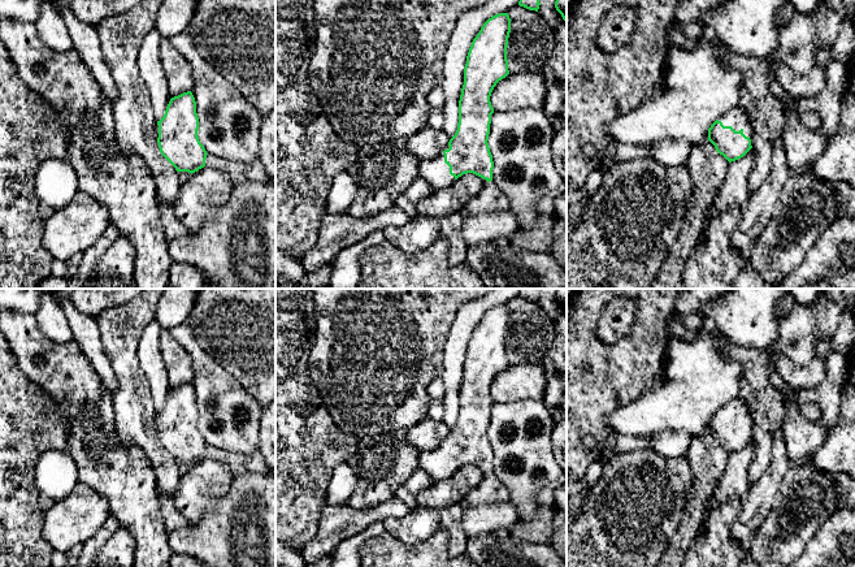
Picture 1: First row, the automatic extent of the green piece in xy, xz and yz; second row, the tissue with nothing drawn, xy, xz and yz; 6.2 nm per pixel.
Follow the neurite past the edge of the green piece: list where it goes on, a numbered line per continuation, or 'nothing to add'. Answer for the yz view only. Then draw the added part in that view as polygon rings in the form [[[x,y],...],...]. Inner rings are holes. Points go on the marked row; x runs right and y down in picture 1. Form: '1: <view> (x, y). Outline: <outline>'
1: yz (736, 117). Outline: [[[739,105],[730,108],[717,120],[721,121],[724,126],[732,126],[735,131],[739,131],[742,129],[746,137],[748,137],[750,139],[752,138],[752,121]]]

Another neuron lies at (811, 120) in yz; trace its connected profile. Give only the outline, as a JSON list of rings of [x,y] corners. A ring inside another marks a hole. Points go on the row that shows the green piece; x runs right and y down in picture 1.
[[[815,112],[802,113],[800,118],[810,130],[819,130],[821,127],[821,120]]]

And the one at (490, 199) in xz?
[[[494,181],[485,182],[482,190],[464,208],[470,215],[504,212],[508,209],[511,209],[511,204]]]

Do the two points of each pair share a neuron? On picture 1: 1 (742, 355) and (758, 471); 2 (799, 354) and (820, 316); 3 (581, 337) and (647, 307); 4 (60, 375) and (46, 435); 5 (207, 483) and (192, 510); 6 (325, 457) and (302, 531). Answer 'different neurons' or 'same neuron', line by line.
1: same neuron
2: same neuron
3: same neuron
4: different neurons
5: same neuron
6: same neuron

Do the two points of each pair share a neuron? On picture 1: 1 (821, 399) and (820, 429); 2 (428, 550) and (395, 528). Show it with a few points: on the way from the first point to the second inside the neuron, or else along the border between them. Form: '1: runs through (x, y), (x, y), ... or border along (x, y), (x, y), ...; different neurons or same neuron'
1: runs through (825, 407), (825, 421); same neuron
2: border along (441, 529), (417, 544), (403, 544), (390, 535); different neurons

